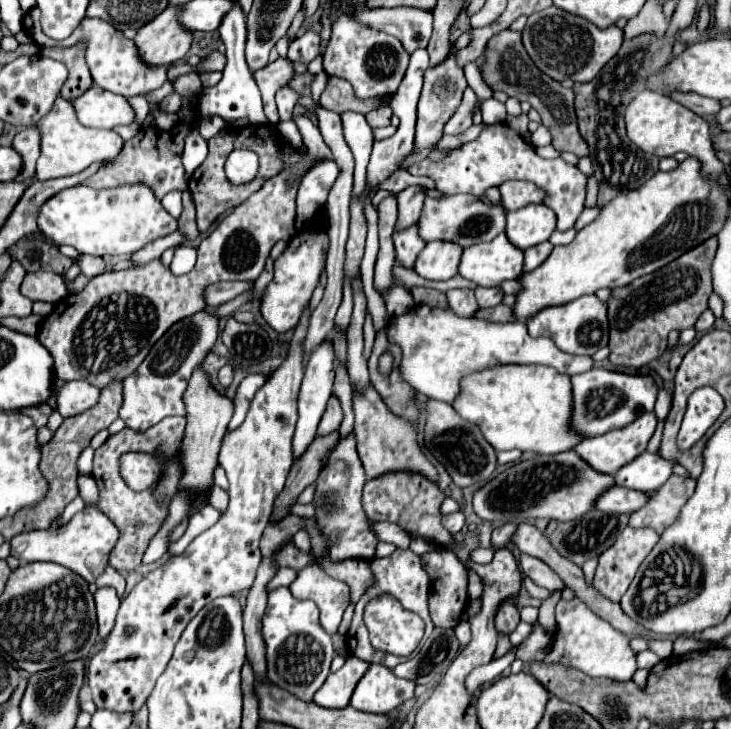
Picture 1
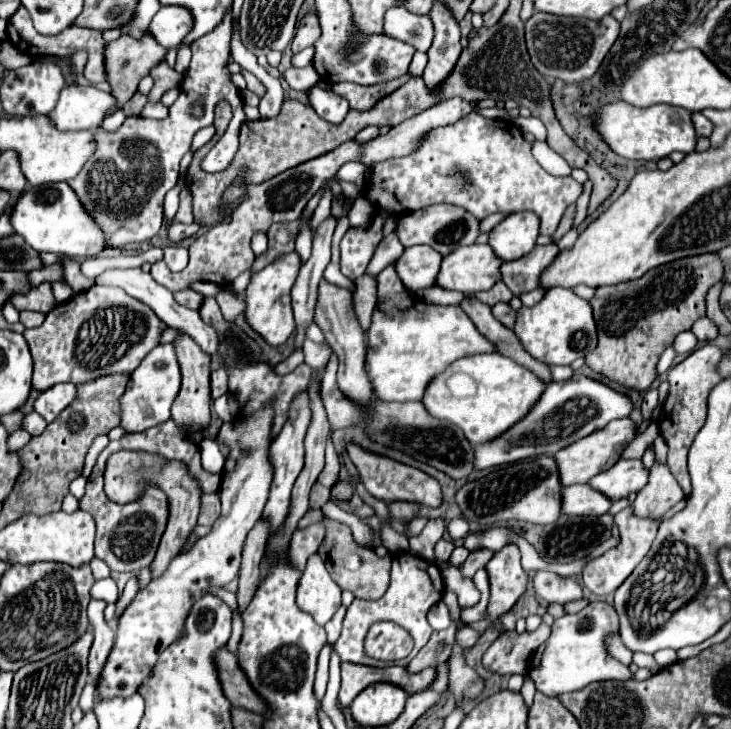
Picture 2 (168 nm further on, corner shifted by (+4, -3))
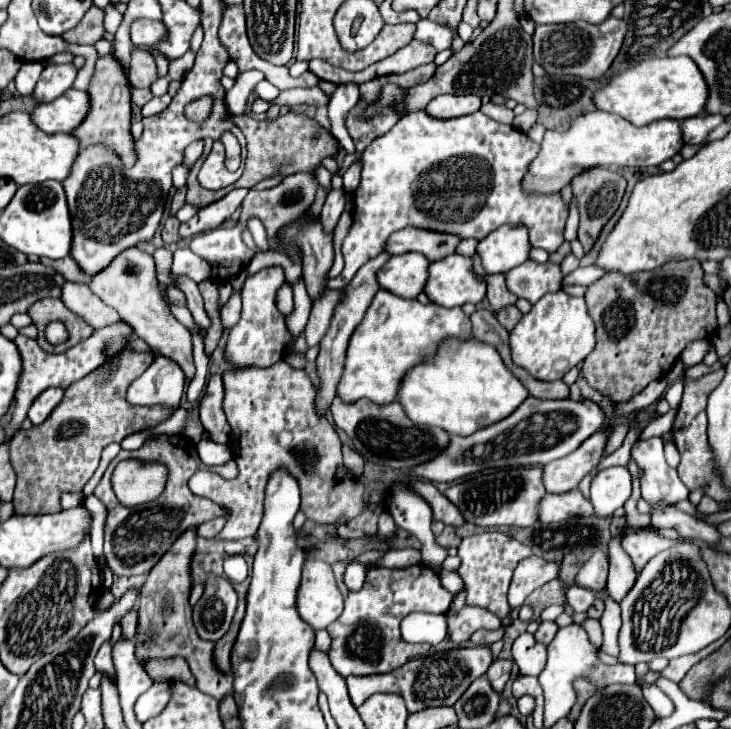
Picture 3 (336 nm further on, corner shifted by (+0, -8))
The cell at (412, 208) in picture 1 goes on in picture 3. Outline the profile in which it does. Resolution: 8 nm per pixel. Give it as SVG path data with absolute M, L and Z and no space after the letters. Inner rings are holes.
M386 253L378 255L376 259L370 259L370 263L366 263L366 265L354 275L354 279L344 287L342 299L340 299L340 303L338 303L336 309L334 309L334 315L332 315L332 321L330 321L330 329L328 329L328 333L324 335L322 343L320 343L320 355L318 355L318 359L316 359L316 363L318 363L318 373L320 373L320 379L322 379L320 393L316 395L316 407L318 407L318 413L320 413L320 415L324 415L326 407L330 407L330 403L332 403L332 399L334 399L334 393L336 393L334 389L336 389L336 383L338 383L338 379L340 379L340 375L342 375L342 361L344 361L344 357L346 357L346 345L348 345L348 339L350 339L350 331L354 331L356 325L362 321L368 305L372 303L376 291L380 289L380 287L378 287L378 281L376 281L376 271L378 271L388 259L390 259L390 255L386 255Z

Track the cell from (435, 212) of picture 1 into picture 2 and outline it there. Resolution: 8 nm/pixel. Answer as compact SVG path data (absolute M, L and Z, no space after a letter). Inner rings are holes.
M434 204L416 212L410 212L398 220L398 236L404 248L426 244L438 250L442 256L456 250L456 246L470 246L480 236L480 220L474 218L470 212L462 210L460 206L446 206L446 204Z

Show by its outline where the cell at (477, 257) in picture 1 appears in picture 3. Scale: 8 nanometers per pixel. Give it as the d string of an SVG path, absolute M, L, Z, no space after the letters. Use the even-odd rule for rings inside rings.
M450 255L428 267L424 293L442 307L460 307L464 303L480 303L486 297L486 281L472 269L472 259Z

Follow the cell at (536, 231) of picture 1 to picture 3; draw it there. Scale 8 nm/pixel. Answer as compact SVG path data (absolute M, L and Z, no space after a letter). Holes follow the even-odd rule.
M502 225L486 239L478 241L476 253L486 273L506 273L528 259L530 243L526 227Z

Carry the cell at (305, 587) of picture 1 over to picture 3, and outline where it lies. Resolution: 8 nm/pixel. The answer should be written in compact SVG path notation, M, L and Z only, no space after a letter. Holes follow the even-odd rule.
M318 559L306 561L296 595L298 615L312 629L326 629L340 617L342 603L344 597L336 585L332 567Z

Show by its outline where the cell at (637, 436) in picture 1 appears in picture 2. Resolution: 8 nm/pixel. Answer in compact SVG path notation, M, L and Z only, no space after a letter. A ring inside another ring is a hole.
M622 418L622 420L614 420L610 422L606 428L596 430L594 434L570 444L568 448L562 448L556 454L556 462L558 462L558 470L562 474L562 484L570 486L570 484L580 484L580 482L588 482L592 476L612 468L620 458L624 448L638 436L638 426L630 420L630 418Z

